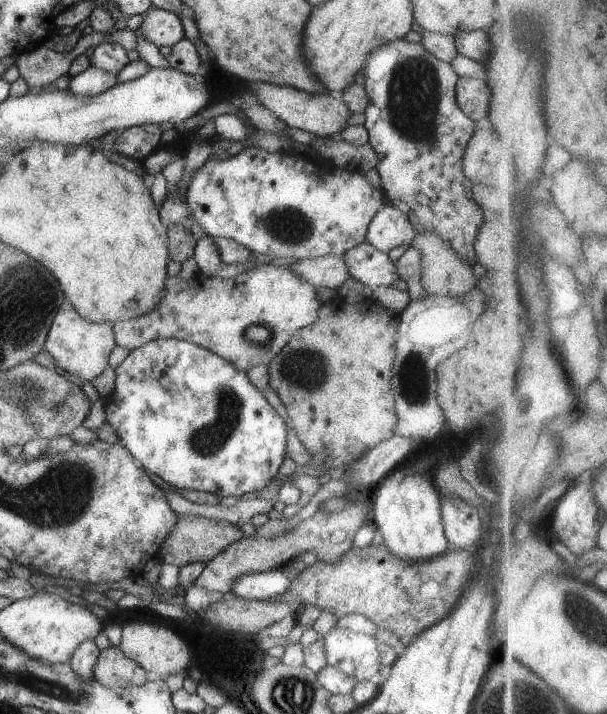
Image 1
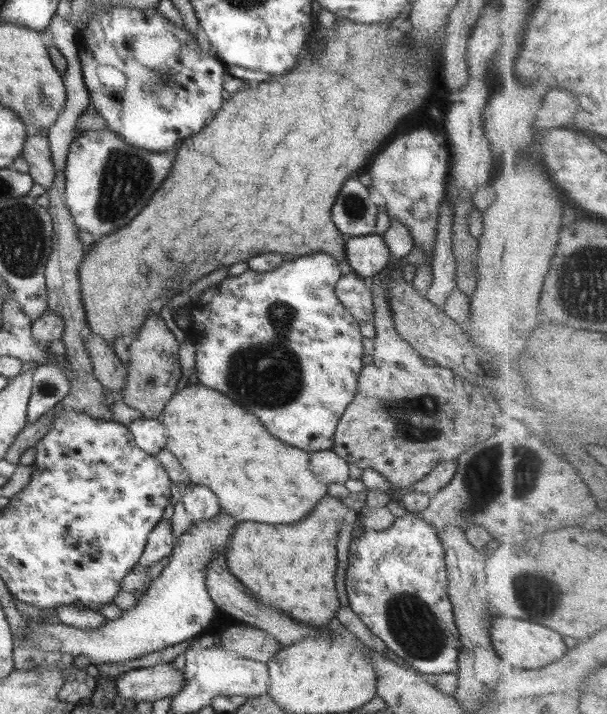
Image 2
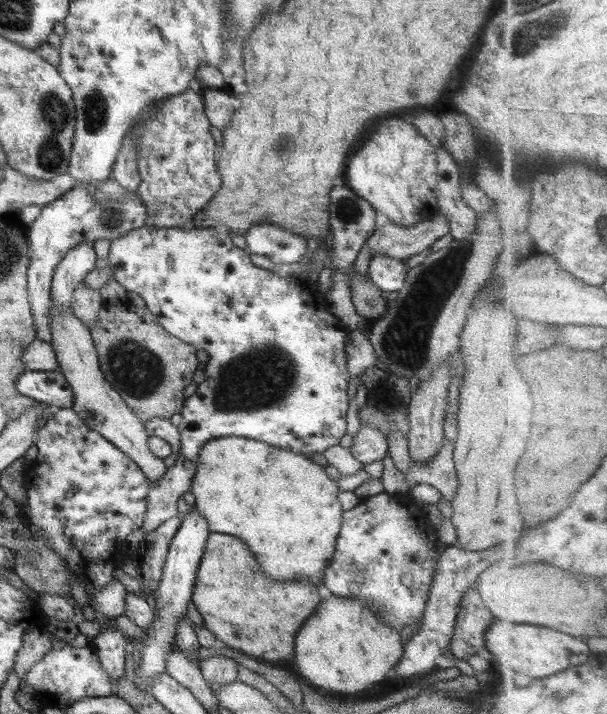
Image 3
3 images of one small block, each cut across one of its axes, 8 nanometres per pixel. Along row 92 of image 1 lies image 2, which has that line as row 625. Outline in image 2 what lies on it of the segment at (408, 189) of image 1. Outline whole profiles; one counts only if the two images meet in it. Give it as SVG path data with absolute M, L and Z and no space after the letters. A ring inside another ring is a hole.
M408 511L402 517L396 517L393 525L385 529L384 531L376 531L373 529L367 529L361 532L359 536L354 536L351 541L351 545L348 551L349 565L346 569L345 588L347 590L349 605L356 616L366 624L366 627L382 642L387 648L394 651L400 658L404 658L411 668L418 670L422 676L424 674L450 674L457 673L459 670L458 659L460 653L461 642L459 640L459 633L455 626L455 620L453 619L453 607L447 593L448 577L445 561L445 550L440 537L438 536L438 530L436 527L428 524L425 520L422 520L414 512Z

